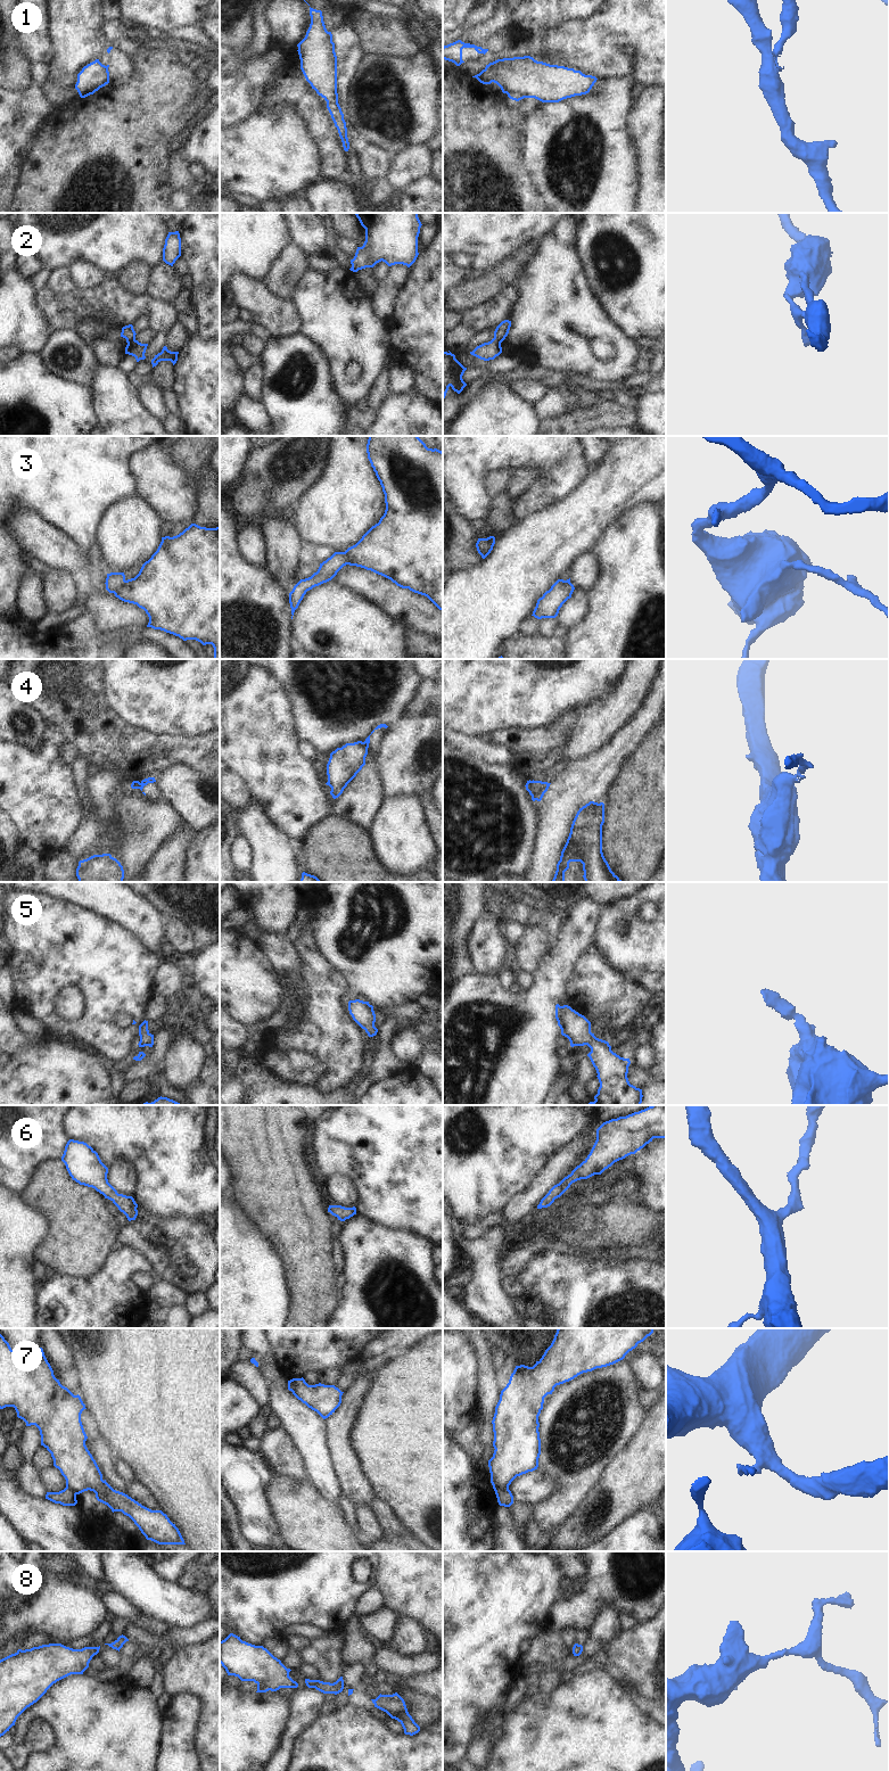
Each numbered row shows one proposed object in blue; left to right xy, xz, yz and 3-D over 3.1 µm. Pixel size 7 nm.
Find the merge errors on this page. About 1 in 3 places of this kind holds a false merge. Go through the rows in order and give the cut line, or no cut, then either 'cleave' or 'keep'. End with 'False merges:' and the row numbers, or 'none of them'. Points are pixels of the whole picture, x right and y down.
1: yz (494, 62), (493, 66), (485, 74) | cleave
2: xy (134, 338), (128, 343) | cleave
3: xy (125, 581), (114, 593) | cleave
4: xz (362, 742), (367, 748) | cleave
5: no cut | keep
6: no cut | keep
7: yz (508, 1488), (499, 1488), (495, 1491) | cleave
8: no cut | keep
False merges: 1, 2, 3, 4, 7

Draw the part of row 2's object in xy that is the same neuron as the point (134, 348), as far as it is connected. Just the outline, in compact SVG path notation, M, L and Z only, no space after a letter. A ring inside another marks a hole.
M134 339L127 343L125 347L125 354L134 356L137 362L139 362L140 360L146 359L145 353L146 353L147 346L148 344L141 344Z

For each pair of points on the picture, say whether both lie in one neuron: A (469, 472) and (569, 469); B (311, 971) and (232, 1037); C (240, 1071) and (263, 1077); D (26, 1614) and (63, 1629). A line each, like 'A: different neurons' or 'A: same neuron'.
A: same neuron
B: different neurons
C: same neuron
D: same neuron

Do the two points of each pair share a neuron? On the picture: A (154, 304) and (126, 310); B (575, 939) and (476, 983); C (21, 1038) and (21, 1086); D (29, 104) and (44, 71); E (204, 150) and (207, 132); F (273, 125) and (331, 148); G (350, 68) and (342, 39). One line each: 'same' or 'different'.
A: same
B: same
C: different
D: different
E: same
F: different
G: same

